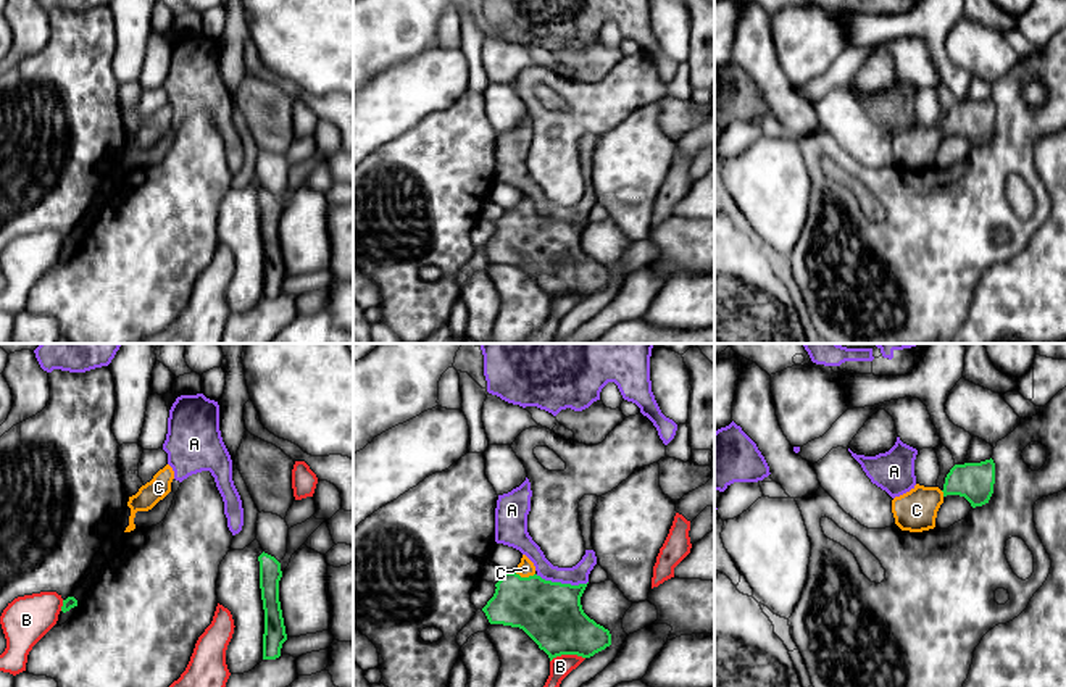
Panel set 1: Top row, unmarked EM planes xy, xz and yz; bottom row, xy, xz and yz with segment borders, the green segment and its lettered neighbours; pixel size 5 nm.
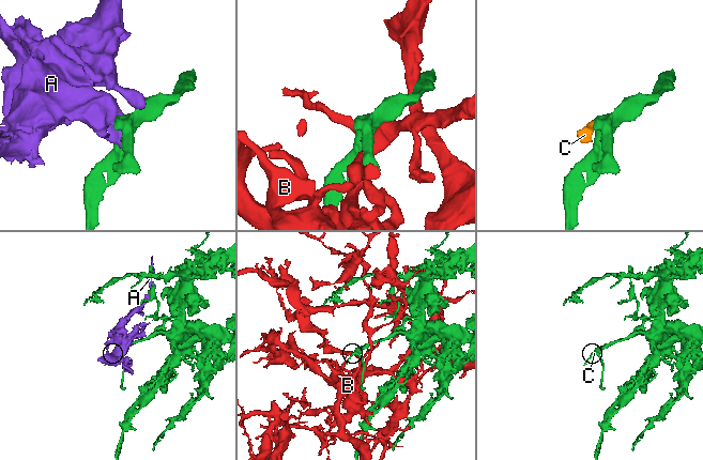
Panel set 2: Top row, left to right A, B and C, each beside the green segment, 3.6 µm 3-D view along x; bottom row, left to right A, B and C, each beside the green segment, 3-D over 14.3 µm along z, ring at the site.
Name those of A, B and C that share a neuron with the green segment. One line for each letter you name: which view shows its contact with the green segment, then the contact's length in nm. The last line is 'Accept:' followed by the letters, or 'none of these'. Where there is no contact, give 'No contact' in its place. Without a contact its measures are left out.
C: Touches green in xz. Shared border 100 nm
Accept: C

